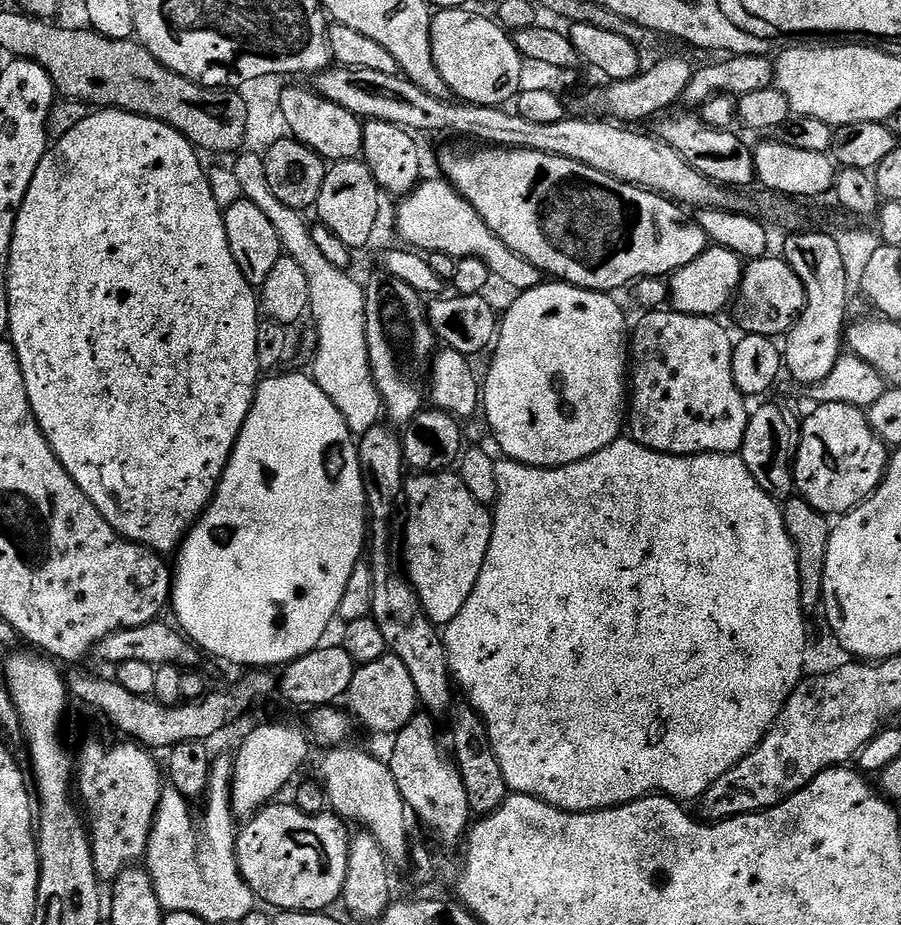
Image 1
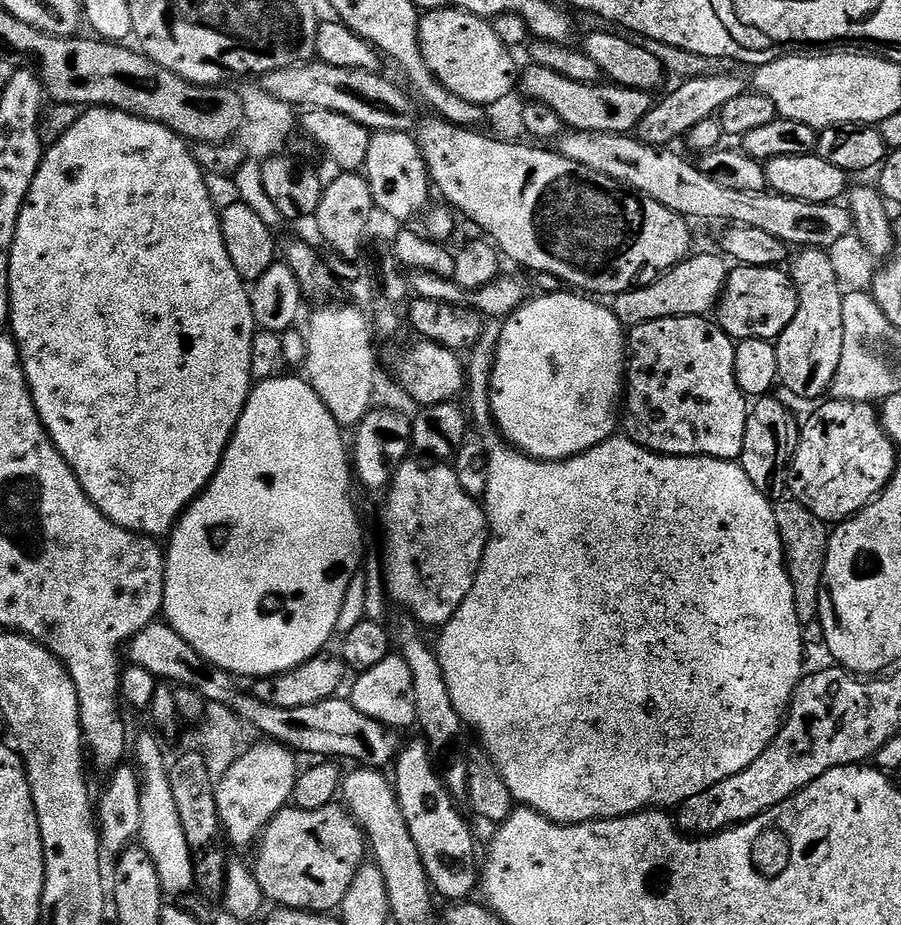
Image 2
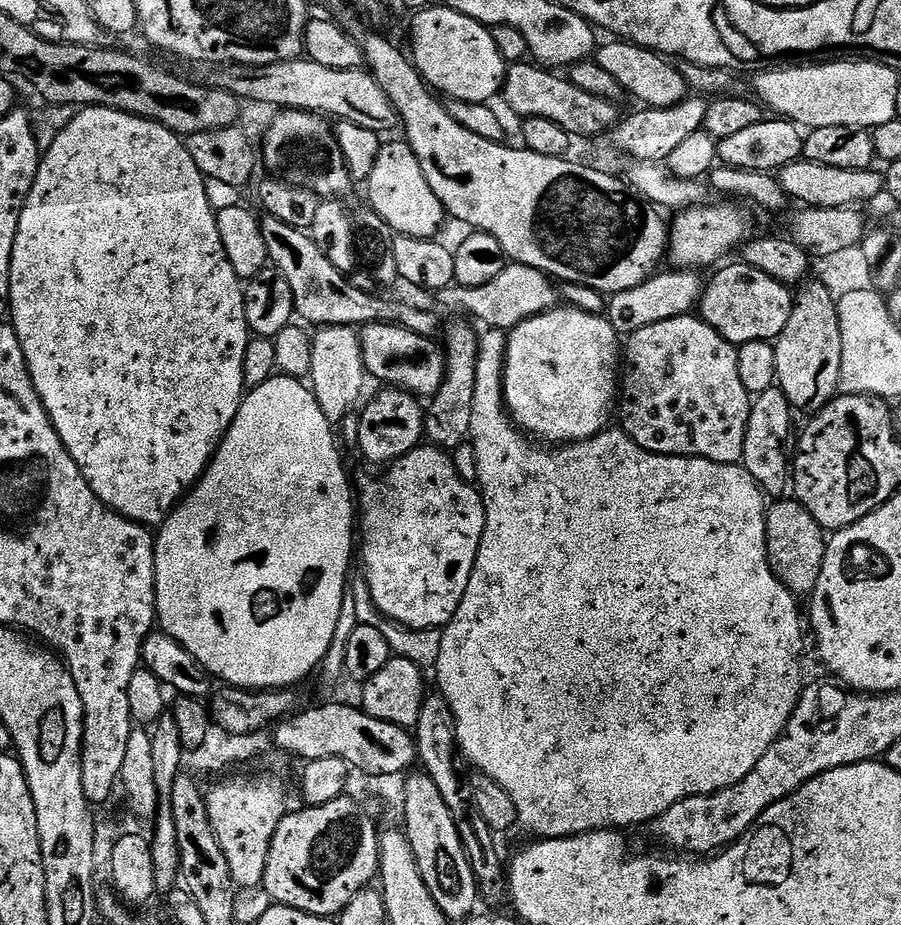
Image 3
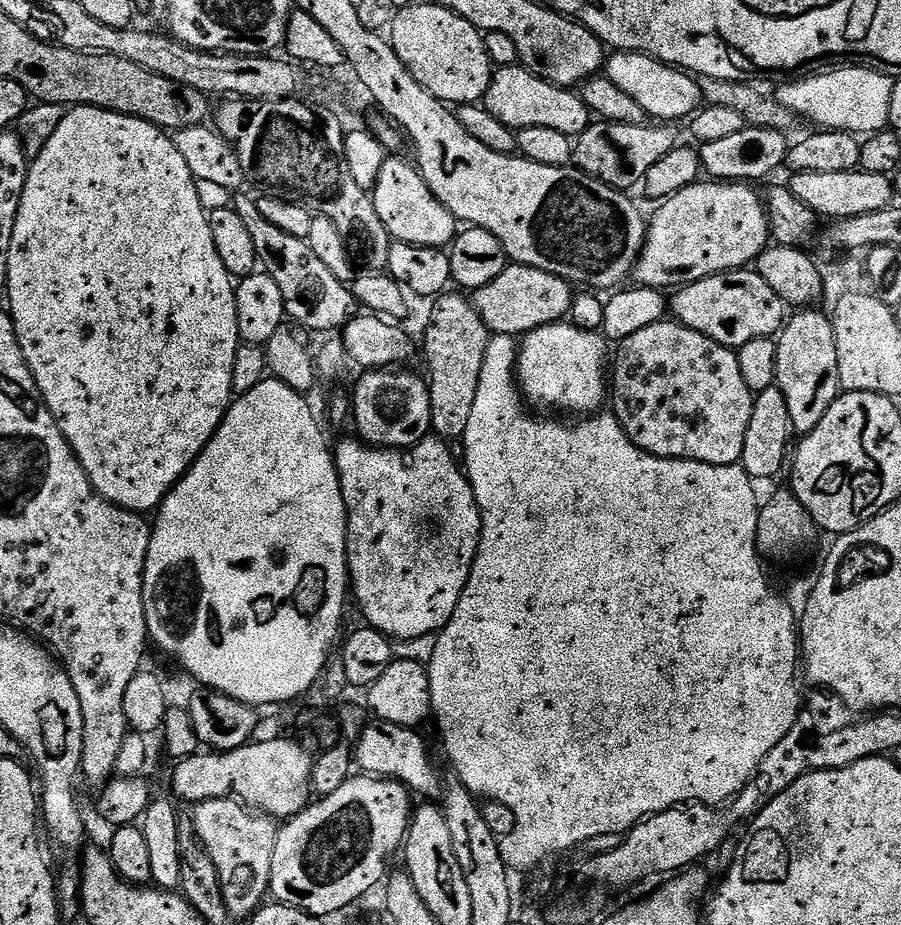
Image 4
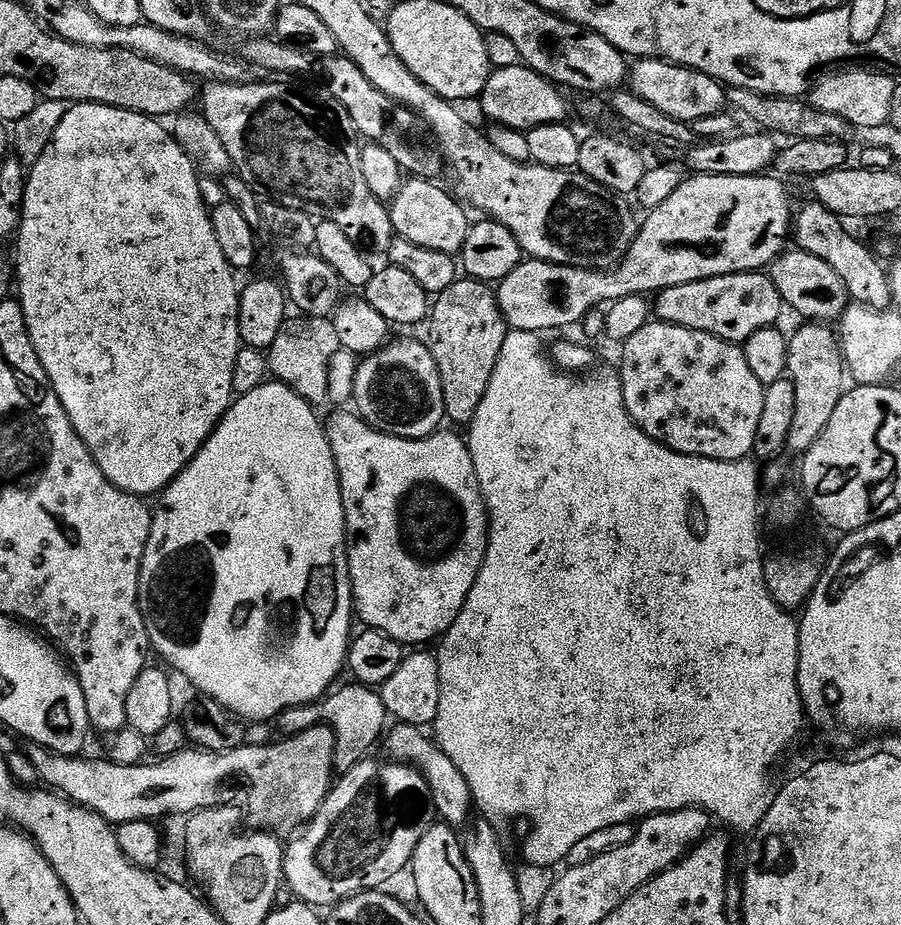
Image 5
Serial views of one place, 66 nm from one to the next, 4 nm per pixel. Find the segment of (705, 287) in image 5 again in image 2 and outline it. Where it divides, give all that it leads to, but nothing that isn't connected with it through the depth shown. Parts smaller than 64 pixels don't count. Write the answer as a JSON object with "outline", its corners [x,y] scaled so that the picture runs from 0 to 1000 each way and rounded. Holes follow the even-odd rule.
{"outline":[[[817,288],[809,293],[804,315],[798,320],[792,342],[814,369],[866,366],[886,335],[886,318],[878,297],[869,289]]]}

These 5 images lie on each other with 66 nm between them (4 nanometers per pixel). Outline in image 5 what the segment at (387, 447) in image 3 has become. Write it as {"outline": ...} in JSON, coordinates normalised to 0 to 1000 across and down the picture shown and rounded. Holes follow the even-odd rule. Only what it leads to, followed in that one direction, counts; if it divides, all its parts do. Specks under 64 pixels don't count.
{"outline":[[[469,366],[438,368],[400,389],[397,409],[393,409],[393,441],[401,454],[421,467],[467,476],[494,457],[491,409]]]}

